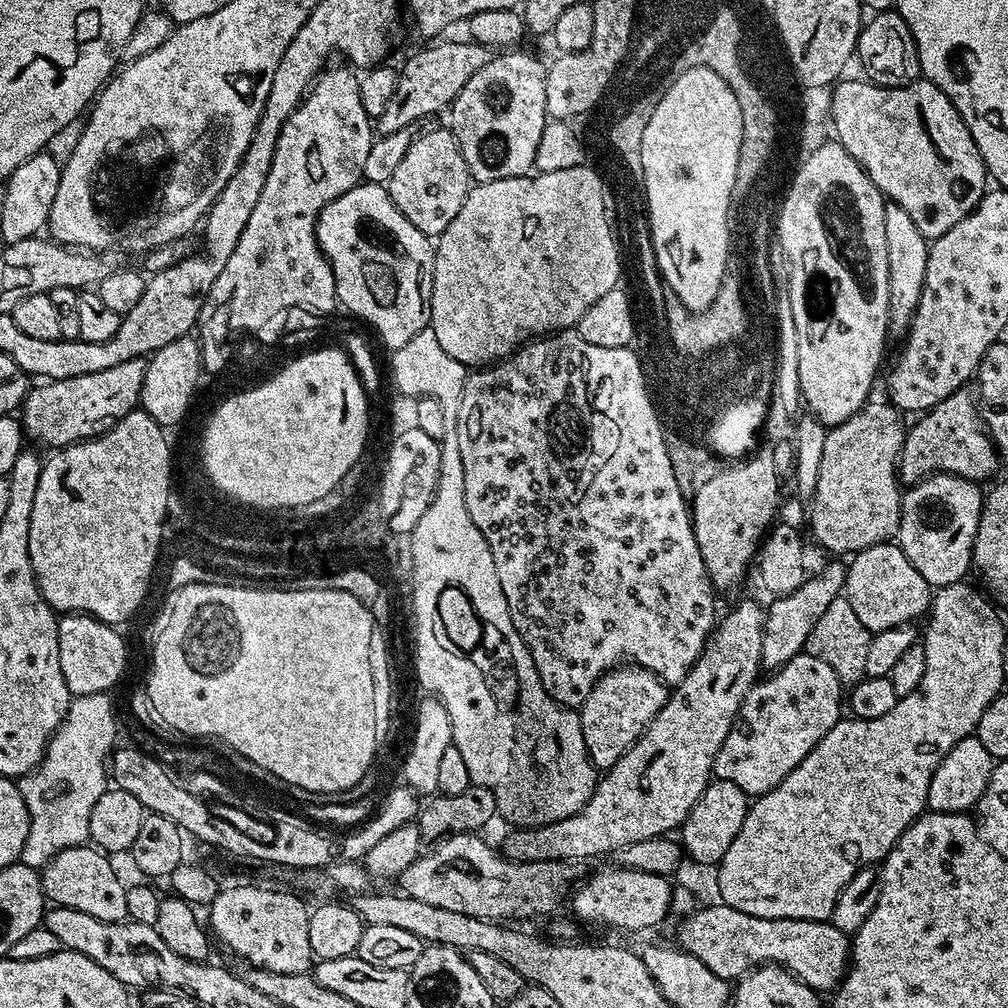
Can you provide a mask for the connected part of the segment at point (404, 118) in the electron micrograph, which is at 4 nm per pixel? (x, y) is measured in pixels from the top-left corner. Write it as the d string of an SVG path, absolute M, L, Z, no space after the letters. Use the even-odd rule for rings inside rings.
M448 40L445 44L432 42L429 48L416 52L399 69L396 77L396 89L390 94L390 102L386 102L386 110L378 118L381 133L397 132L412 126L415 120L423 116L432 116L451 105L452 100L470 82L470 78L490 59L489 49L483 44L464 40Z

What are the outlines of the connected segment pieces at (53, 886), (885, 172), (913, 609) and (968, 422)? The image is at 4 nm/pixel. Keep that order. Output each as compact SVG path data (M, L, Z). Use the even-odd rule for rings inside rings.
M92 846L64 849L53 857L40 872L40 887L53 905L82 910L102 922L119 924L128 920L126 894L128 888L112 869L109 857Z
M849 78L839 81L833 87L833 94L830 94L829 100L832 106L833 130L835 139L844 147L846 154L850 154L850 158L854 158L854 162L858 162L862 166L862 170L866 170L866 174L870 178L870 182L874 182L874 186L878 186L878 190L891 203L902 206L902 210L906 210L906 214L910 214L910 219L914 222L914 226L918 226L918 230L922 230L922 234L927 236L929 241L937 240L942 234L946 234L946 230L950 230L950 226L958 226L958 222L962 222L962 218L966 218L973 210L976 209L986 191L986 169L984 159L978 150L978 146L974 142L974 138L970 134L970 130L966 126L966 122L958 114L958 110L952 104L952 100L942 91L936 84L920 78L906 86L886 88L877 85L871 81L848 80Z
M899 543L875 544L855 553L851 560L852 564L847 565L843 595L858 616L858 621L871 634L911 625L916 622L912 620L918 619L920 615L921 619L929 611L933 589L926 578L914 570Z
M967 387L960 388L950 398L943 400L937 408L925 412L919 417L916 425L907 429L904 437L904 445L900 451L900 463L898 465L898 476L905 485L911 486L928 479L929 476L947 474L949 476L961 476L963 480L973 482L985 482L995 474L996 468L1001 467L1000 457L996 445L992 443L980 418L978 411L978 400L975 395L968 393Z

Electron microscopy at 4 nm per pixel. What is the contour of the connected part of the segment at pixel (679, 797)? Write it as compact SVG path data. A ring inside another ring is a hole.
M744 600L725 620L723 617L715 625L712 635L708 637L684 681L669 691L666 706L662 706L662 710L652 719L638 742L634 742L634 746L626 750L626 754L622 754L616 765L597 779L594 794L588 799L586 806L578 814L553 824L513 831L516 833L505 842L503 855L517 864L547 860L577 862L576 860L588 860L591 856L608 856L611 852L620 854L625 848L634 846L634 842L659 840L675 833L690 814L694 802L702 798L713 779L718 750L732 728L736 715L740 713L748 689L761 675L765 611L763 603L760 605L756 600Z

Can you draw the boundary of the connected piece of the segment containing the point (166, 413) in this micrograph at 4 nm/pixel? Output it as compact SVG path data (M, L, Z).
M192 334L183 336L166 346L162 346L157 352L153 352L151 356L147 357L147 362L146 374L142 378L139 407L146 414L150 414L150 418L154 418L154 422L158 422L161 428L171 430L175 424L183 422L184 415L187 414L188 407L191 406L192 399L196 396L196 387L200 384L200 376L202 377L200 341Z

